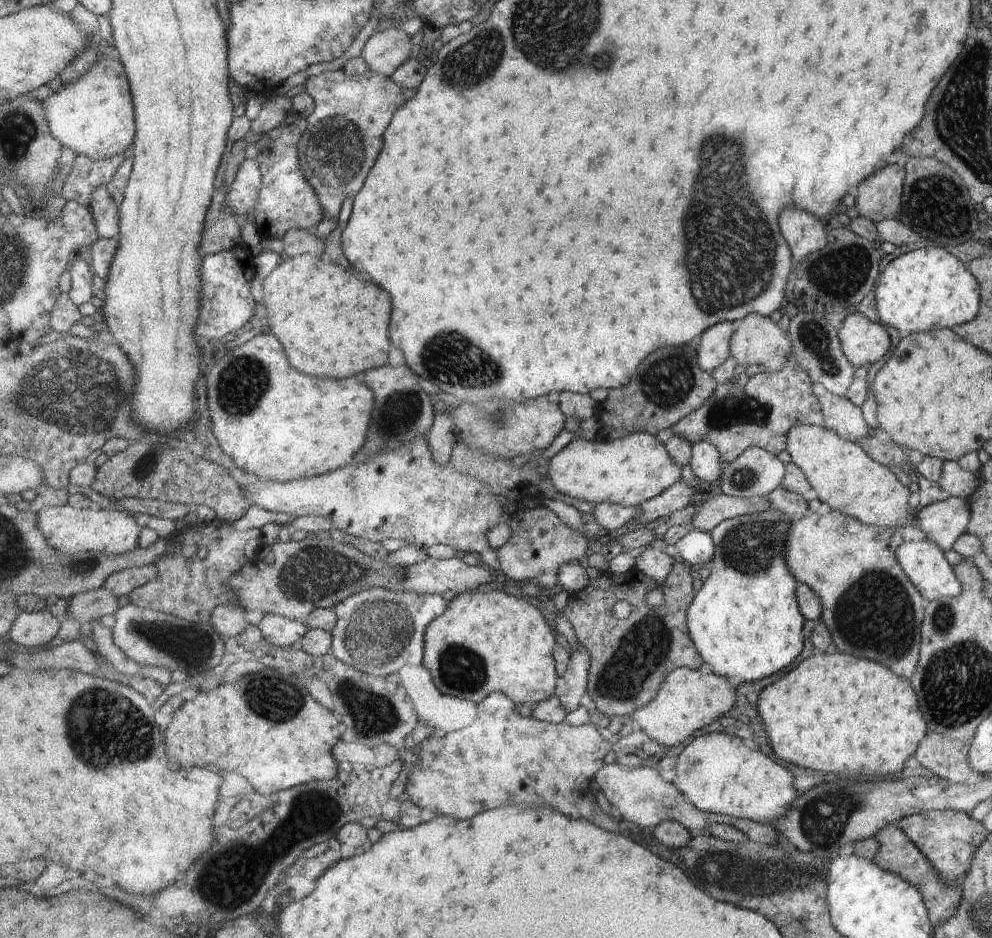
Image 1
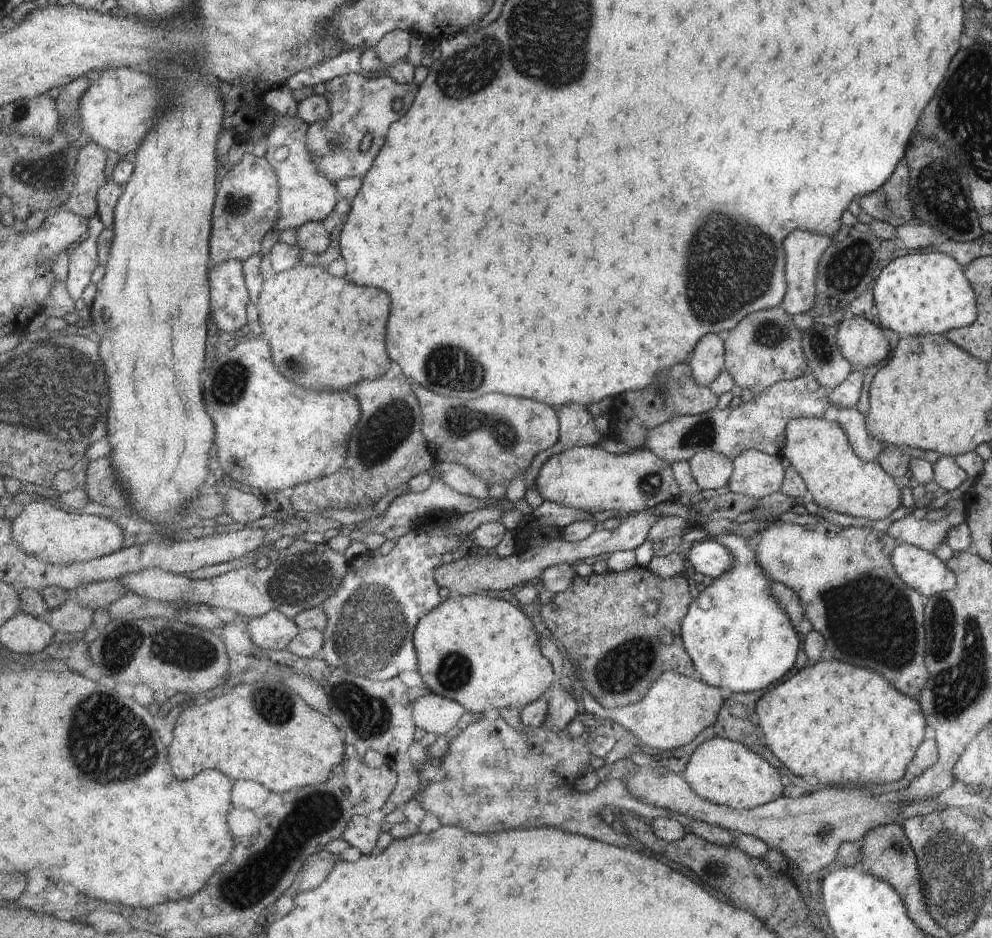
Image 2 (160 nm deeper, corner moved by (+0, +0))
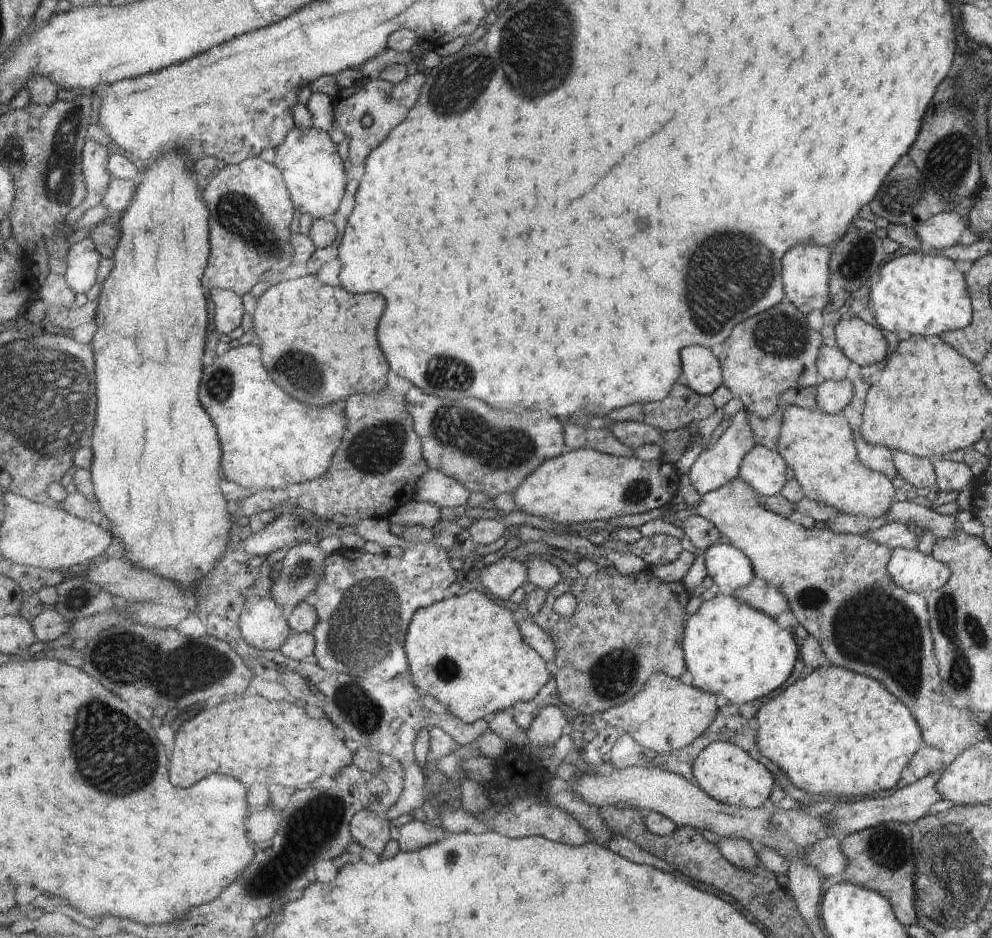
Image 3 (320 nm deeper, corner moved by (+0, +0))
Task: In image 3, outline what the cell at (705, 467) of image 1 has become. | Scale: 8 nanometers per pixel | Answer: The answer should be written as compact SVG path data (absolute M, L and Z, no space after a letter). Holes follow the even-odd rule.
M741 409L731 416L729 426L723 430L711 448L701 451L699 456L696 456L688 474L691 484L695 487L695 492L699 496L707 494L709 491L722 487L733 477L737 477L742 458L751 450L753 445L755 445L754 438L746 419L745 410Z

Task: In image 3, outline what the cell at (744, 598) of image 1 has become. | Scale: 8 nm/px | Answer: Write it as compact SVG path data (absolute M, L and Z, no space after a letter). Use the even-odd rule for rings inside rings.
M720 592L703 602L686 622L683 644L692 684L713 695L721 694L729 705L742 705L779 688L797 660L797 643L770 616Z

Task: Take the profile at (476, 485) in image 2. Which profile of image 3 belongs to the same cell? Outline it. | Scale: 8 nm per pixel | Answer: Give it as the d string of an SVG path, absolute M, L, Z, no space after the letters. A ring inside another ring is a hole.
M429 469L416 484L414 500L431 503L440 507L462 508L467 504L471 491L455 478L445 473Z

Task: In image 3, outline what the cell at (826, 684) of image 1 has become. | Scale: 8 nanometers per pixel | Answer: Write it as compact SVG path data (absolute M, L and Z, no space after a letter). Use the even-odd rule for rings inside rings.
M827 666L812 670L805 678L796 680L777 696L766 700L756 710L757 750L776 764L796 789L831 799L849 796L867 797L879 790L889 790L900 778L901 770L924 742L918 724L891 694L887 694L875 680L853 671Z

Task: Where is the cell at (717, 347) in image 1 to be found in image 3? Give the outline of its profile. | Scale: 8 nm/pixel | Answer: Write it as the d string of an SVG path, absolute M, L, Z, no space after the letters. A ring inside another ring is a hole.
M693 346L683 350L686 384L701 396L710 395L722 384L719 361L708 348Z

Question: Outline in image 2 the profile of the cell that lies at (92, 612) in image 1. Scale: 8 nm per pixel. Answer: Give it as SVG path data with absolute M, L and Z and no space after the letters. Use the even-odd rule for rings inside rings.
M69 598L63 606L52 610L46 621L57 632L65 634L85 632L93 624L93 610L87 606L83 608L77 601Z

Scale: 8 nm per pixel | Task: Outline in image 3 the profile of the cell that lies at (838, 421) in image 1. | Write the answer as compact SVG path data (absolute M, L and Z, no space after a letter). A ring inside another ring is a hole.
M852 429L854 450L859 462L869 470L881 473L890 481L896 477L896 470L892 463L891 450L866 443L856 429Z

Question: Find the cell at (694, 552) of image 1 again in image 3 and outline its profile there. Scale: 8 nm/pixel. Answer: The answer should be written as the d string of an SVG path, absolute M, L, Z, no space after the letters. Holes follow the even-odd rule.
M719 541L703 553L706 573L720 592L730 593L746 587L755 572L750 560L726 541Z

